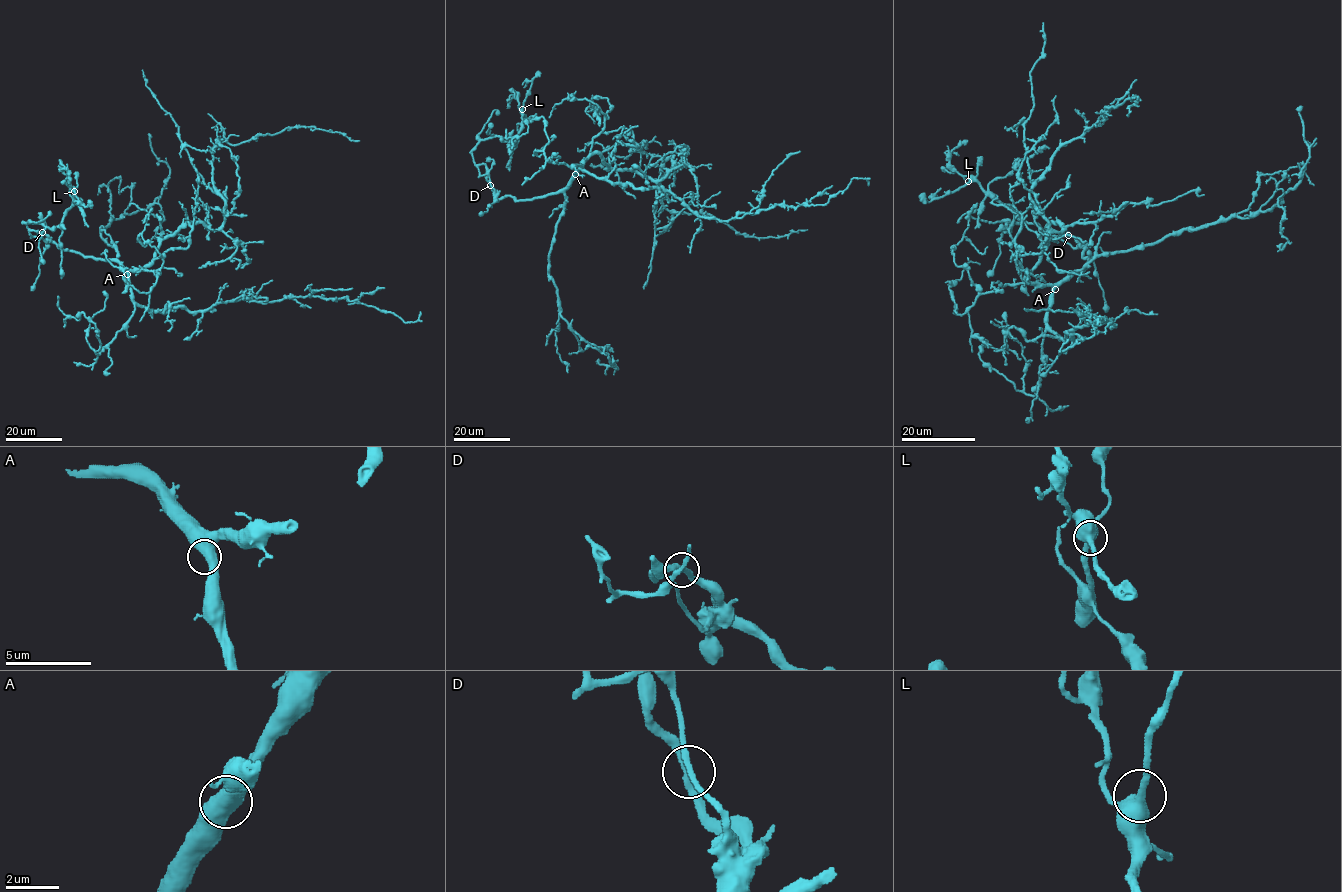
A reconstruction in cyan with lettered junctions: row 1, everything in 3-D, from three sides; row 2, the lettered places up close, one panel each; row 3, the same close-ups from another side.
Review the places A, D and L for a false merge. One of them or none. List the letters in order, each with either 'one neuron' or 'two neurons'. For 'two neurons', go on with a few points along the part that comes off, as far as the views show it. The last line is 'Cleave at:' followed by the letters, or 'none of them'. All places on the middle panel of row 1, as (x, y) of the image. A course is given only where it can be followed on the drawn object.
A: one neuron
D: one neuron
L: one neuron
Cleave at: none of them

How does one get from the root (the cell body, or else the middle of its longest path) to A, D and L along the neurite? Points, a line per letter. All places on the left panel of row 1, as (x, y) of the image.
A: (141, 268), (130, 269), (127, 274)
D: (141, 268), (126, 269), (113, 260), (64, 250), (43, 233)
L: (141, 268), (126, 269), (113, 260), (64, 250), (23, 223), (57, 226), (72, 206), (74, 191)

